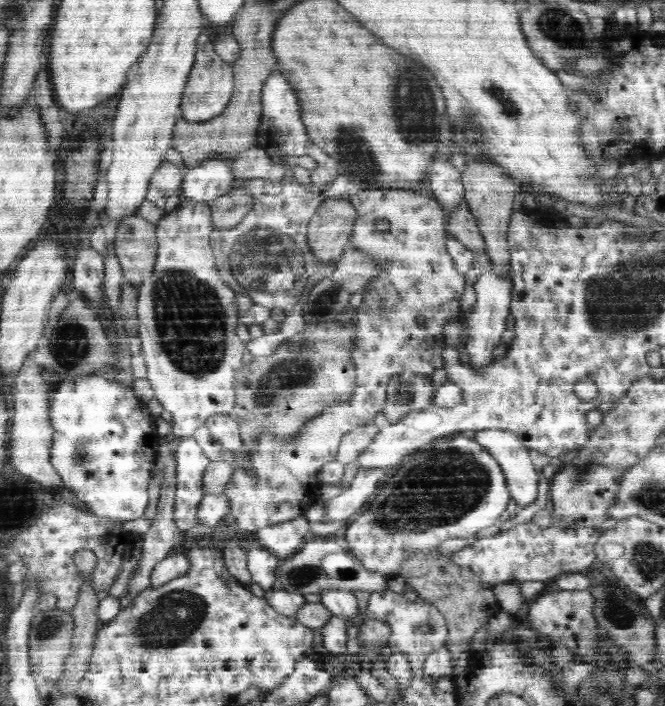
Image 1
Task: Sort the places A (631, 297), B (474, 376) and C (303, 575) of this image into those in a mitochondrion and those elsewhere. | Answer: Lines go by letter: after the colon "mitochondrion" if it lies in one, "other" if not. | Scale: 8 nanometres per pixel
A: mitochondrion
B: other
C: mitochondrion

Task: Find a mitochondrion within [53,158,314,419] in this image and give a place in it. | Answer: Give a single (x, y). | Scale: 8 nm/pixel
(190, 319)

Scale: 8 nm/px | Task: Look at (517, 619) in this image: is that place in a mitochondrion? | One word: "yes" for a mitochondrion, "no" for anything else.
no

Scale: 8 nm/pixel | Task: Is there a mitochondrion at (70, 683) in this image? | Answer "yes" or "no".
no

